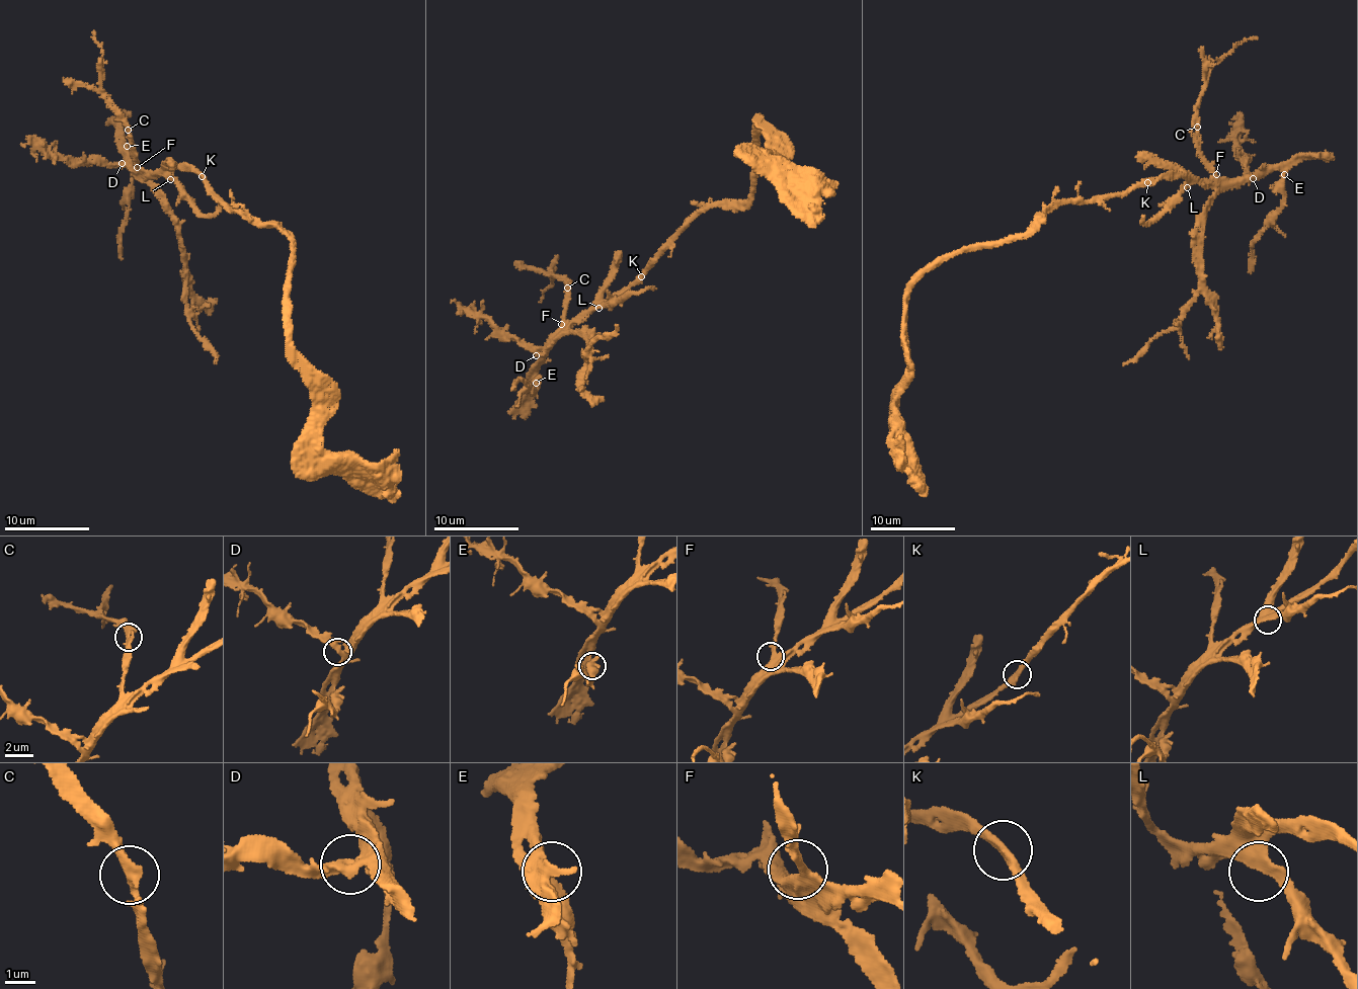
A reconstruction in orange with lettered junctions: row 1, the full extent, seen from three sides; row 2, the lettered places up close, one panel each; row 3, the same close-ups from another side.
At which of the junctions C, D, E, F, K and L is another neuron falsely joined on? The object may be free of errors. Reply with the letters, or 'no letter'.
no letter

